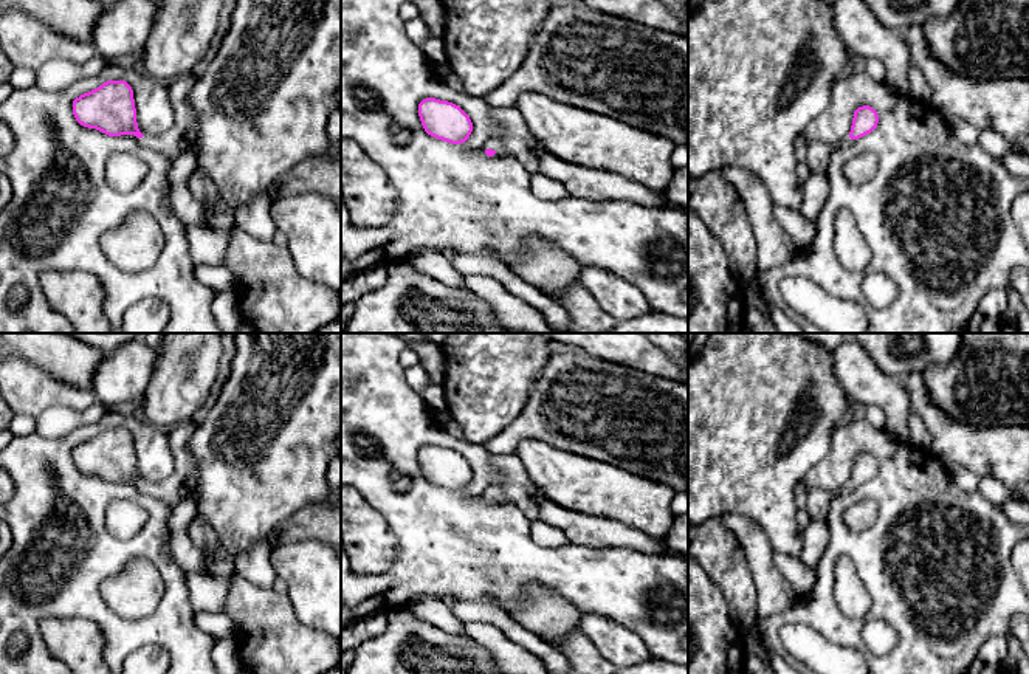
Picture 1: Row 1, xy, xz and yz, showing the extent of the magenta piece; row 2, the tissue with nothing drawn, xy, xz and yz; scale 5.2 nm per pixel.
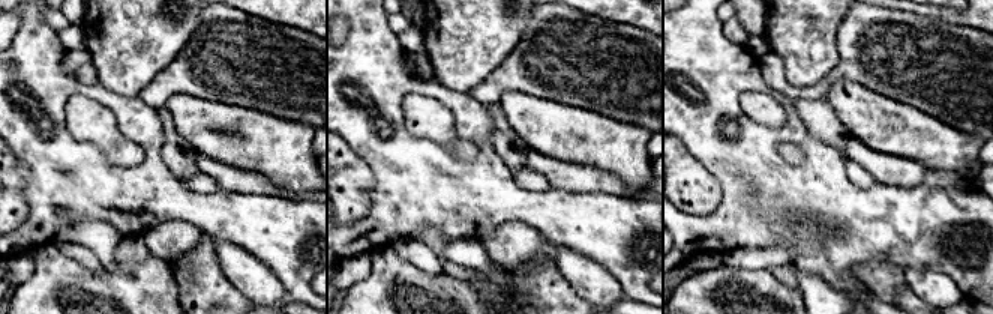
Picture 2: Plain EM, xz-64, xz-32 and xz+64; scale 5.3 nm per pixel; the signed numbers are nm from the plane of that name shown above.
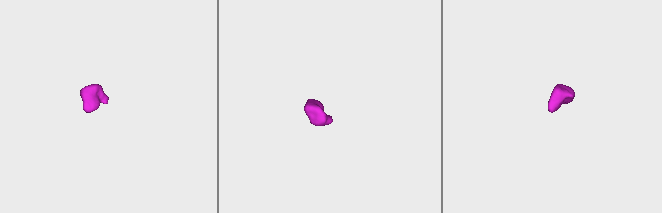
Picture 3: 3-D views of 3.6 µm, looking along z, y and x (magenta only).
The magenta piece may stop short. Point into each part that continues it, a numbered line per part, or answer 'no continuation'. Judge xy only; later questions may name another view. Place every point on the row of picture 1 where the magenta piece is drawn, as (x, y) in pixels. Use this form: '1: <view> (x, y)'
1: xy (182, 134)

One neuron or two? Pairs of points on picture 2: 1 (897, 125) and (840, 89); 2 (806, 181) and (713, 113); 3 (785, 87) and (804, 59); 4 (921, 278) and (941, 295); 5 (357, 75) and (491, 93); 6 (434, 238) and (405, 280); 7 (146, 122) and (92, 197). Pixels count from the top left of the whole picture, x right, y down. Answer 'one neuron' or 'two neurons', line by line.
1: one neuron
2: one neuron
3: two neurons
4: one neuron
5: two neurons
6: two neurons
7: one neuron

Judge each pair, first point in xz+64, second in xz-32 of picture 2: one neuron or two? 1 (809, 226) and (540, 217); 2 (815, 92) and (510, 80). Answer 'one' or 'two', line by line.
1: one
2: one

